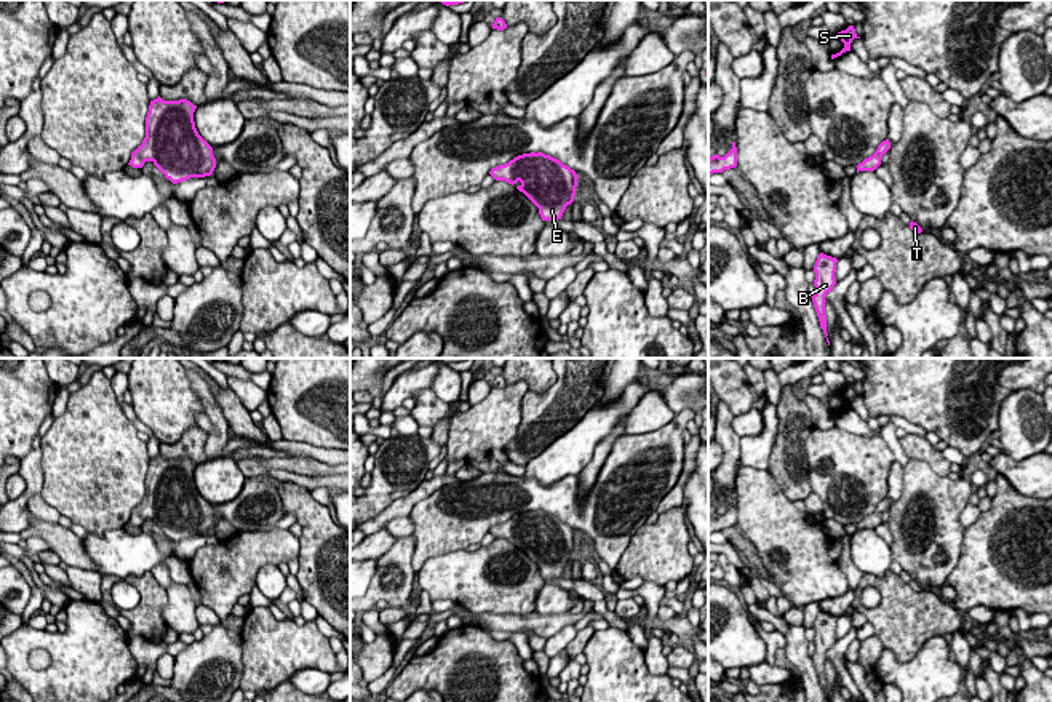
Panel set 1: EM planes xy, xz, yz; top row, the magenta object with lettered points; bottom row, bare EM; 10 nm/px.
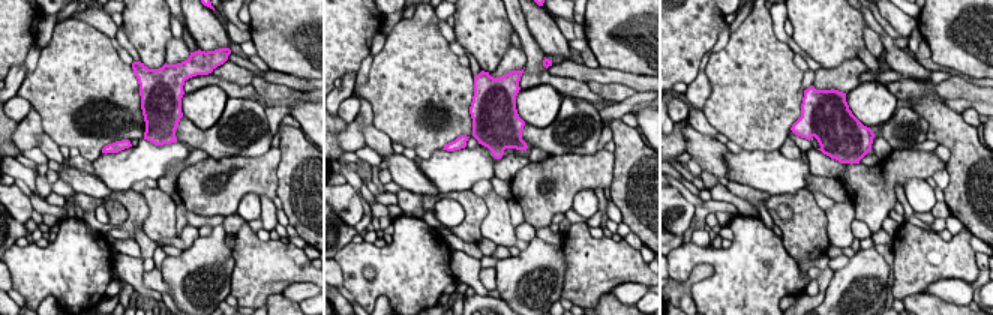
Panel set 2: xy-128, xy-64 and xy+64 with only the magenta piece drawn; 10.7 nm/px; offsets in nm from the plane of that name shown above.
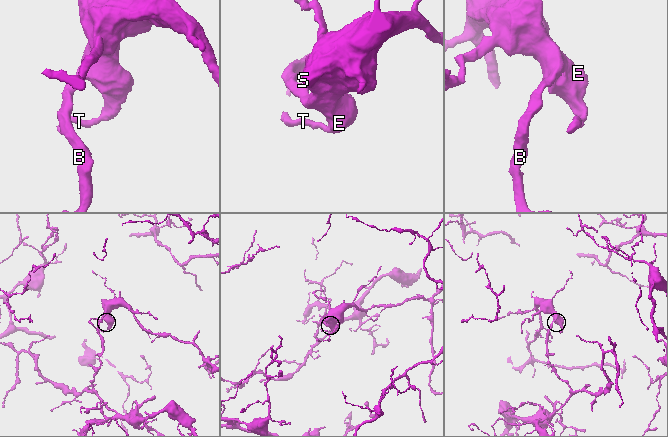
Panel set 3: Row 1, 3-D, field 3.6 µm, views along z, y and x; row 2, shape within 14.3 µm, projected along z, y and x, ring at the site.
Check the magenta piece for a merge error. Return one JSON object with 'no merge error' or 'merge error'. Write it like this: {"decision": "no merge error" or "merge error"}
{"decision": "no merge error"}

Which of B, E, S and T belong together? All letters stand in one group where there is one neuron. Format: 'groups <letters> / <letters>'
groups B E S T

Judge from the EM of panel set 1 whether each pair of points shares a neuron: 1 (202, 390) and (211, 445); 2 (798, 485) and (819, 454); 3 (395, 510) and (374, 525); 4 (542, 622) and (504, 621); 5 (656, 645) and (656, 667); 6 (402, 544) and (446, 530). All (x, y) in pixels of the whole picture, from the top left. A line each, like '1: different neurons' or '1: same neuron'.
1: same neuron
2: different neurons
3: same neuron
4: same neuron
5: same neuron
6: different neurons

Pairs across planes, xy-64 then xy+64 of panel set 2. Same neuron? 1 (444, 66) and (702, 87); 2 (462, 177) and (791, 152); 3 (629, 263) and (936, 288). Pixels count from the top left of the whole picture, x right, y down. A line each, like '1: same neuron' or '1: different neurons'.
1: different neurons
2: different neurons
3: different neurons

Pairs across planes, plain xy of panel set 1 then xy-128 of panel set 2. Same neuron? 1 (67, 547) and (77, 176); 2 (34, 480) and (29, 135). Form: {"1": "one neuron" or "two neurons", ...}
{"1": "one neuron", "2": "one neuron"}

